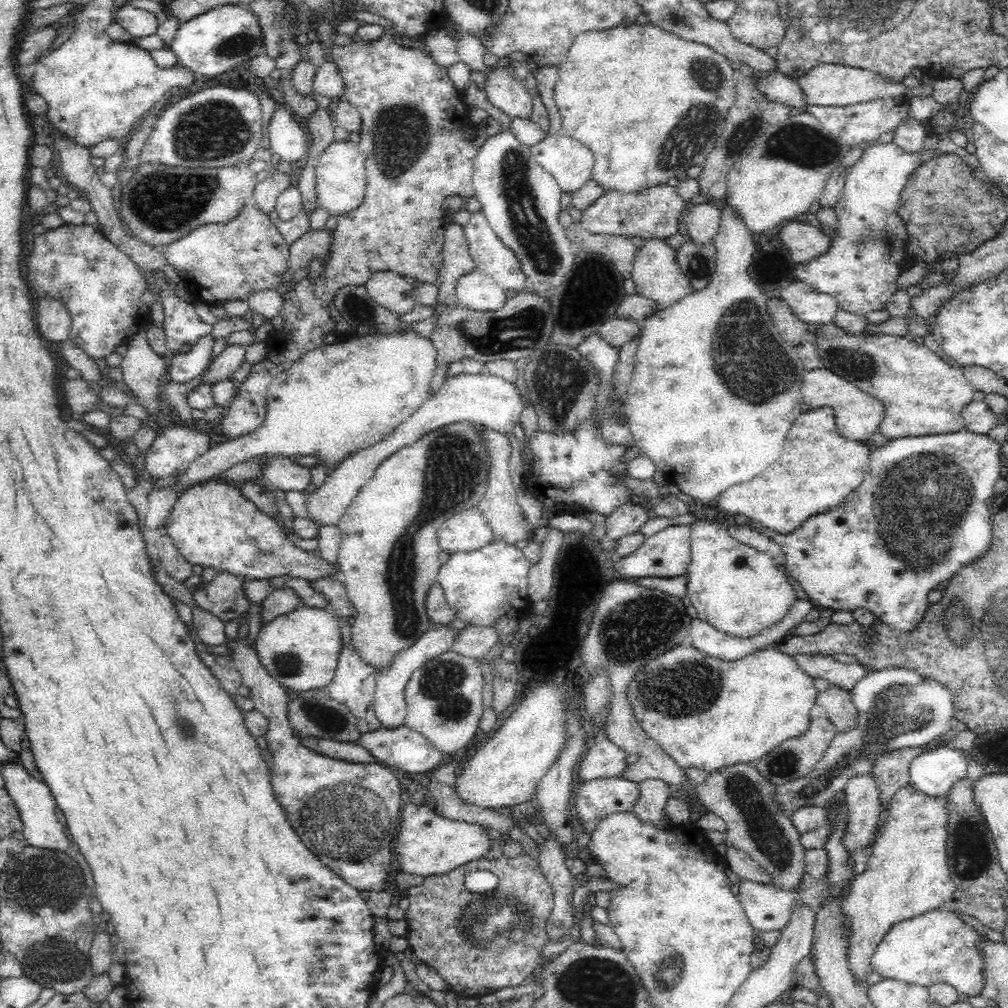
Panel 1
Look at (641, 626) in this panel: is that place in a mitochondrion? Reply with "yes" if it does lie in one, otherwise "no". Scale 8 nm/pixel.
yes

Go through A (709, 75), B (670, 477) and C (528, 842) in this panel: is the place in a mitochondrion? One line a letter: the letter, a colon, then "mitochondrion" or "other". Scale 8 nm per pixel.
A: mitochondrion
B: other
C: other

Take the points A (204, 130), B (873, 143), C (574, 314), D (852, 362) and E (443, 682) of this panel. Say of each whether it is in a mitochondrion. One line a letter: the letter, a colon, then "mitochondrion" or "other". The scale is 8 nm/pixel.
A: mitochondrion
B: other
C: mitochondrion
D: mitochondrion
E: mitochondrion

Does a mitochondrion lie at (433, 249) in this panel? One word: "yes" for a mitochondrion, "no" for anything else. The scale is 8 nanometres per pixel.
no

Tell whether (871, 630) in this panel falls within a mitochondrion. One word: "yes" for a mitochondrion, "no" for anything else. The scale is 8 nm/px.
no

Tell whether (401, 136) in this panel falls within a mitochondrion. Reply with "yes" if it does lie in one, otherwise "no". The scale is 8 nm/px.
yes

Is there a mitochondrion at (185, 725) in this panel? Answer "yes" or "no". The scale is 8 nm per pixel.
yes

